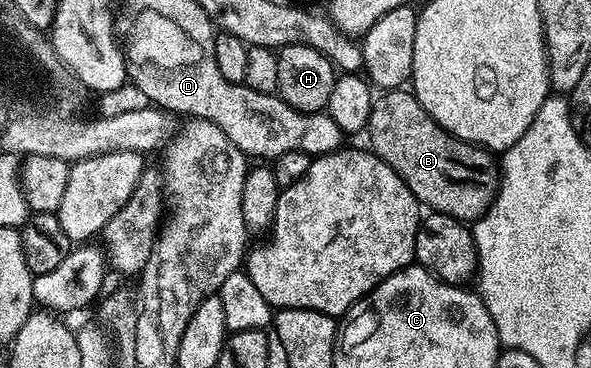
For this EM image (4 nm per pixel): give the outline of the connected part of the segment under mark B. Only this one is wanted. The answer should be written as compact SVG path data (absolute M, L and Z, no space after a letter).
M387 90L376 95L371 101L371 113L365 136L371 139L370 151L385 161L403 179L405 186L409 186L409 190L424 209L440 212L455 220L474 222L491 208L495 194L499 191L501 175L496 157L485 148L477 148L456 136L449 135L421 106L421 102L417 102L414 92Z

